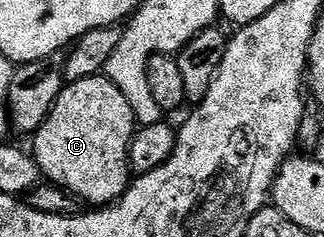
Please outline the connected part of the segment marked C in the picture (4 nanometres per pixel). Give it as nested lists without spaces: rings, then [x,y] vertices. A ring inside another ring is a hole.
[[[106,75],[84,78],[75,84],[67,83],[56,98],[48,118],[33,133],[32,155],[43,177],[57,188],[65,188],[90,206],[112,204],[124,195],[130,186],[130,143],[136,131],[134,111],[128,98]]]

